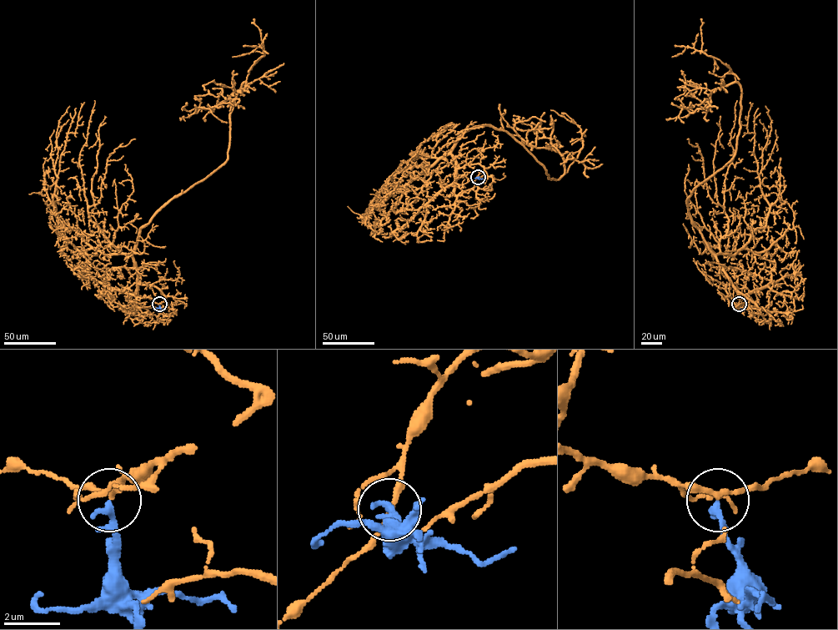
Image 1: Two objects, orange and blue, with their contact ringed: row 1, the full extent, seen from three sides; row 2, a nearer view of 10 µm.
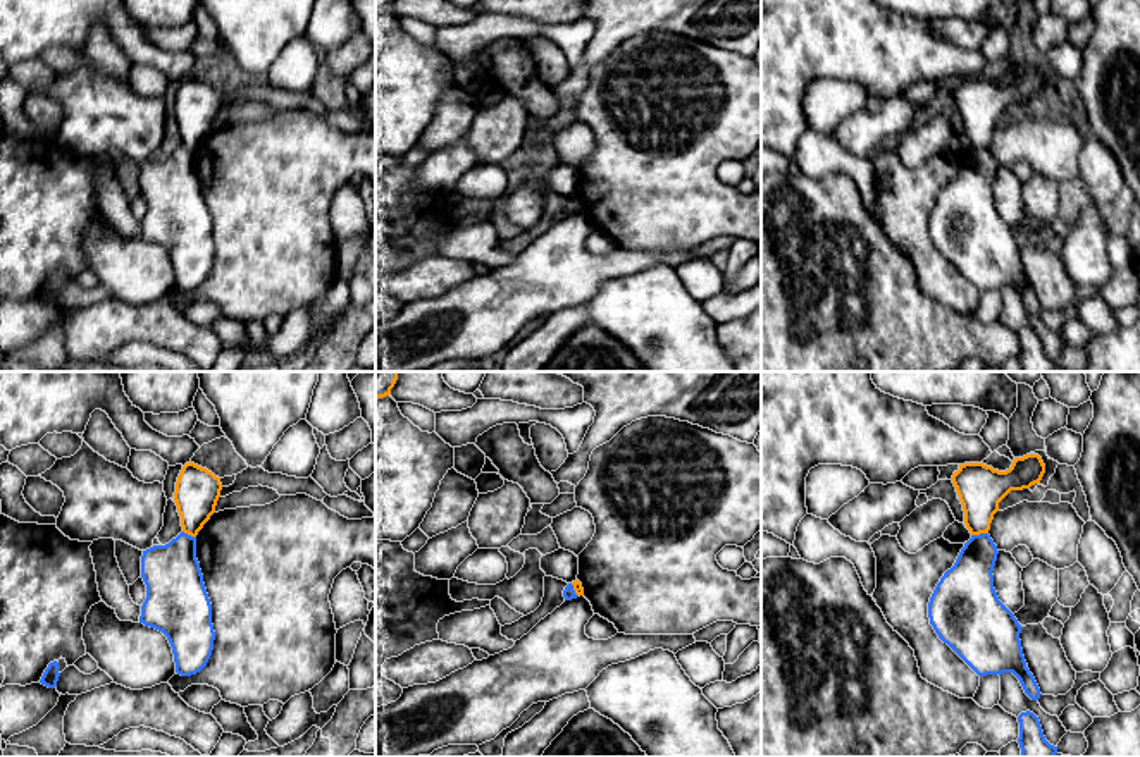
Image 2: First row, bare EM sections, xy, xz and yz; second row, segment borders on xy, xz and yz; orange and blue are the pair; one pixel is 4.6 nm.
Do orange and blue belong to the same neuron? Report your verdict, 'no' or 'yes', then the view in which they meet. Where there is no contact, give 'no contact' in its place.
no; contact in yz

